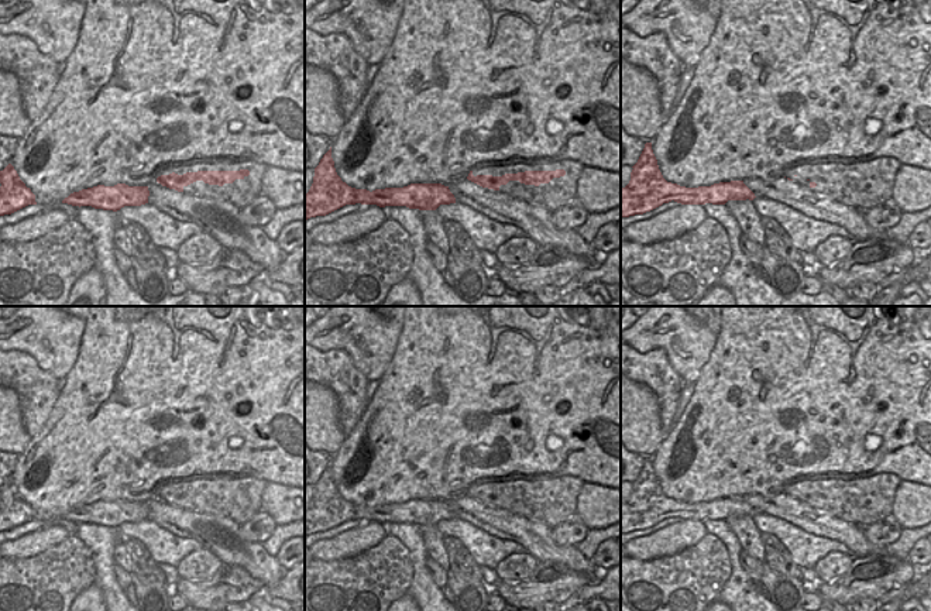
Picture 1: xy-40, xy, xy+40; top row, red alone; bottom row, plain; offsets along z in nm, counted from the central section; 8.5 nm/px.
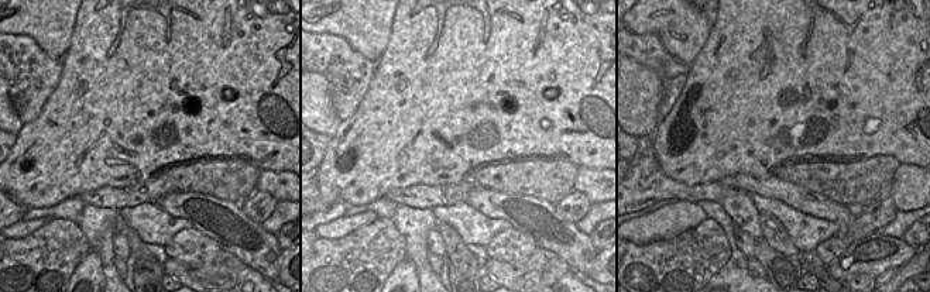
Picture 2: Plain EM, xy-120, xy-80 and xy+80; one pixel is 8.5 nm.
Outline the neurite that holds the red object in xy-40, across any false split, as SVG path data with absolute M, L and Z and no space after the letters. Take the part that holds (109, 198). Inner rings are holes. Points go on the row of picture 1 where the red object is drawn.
M126 183L114 186L97 185L71 193L62 203L117 212L124 206L145 205L148 203L148 196L148 186L128 186Z

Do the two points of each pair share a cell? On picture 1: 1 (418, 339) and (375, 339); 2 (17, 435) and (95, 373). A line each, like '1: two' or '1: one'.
1: two
2: two

